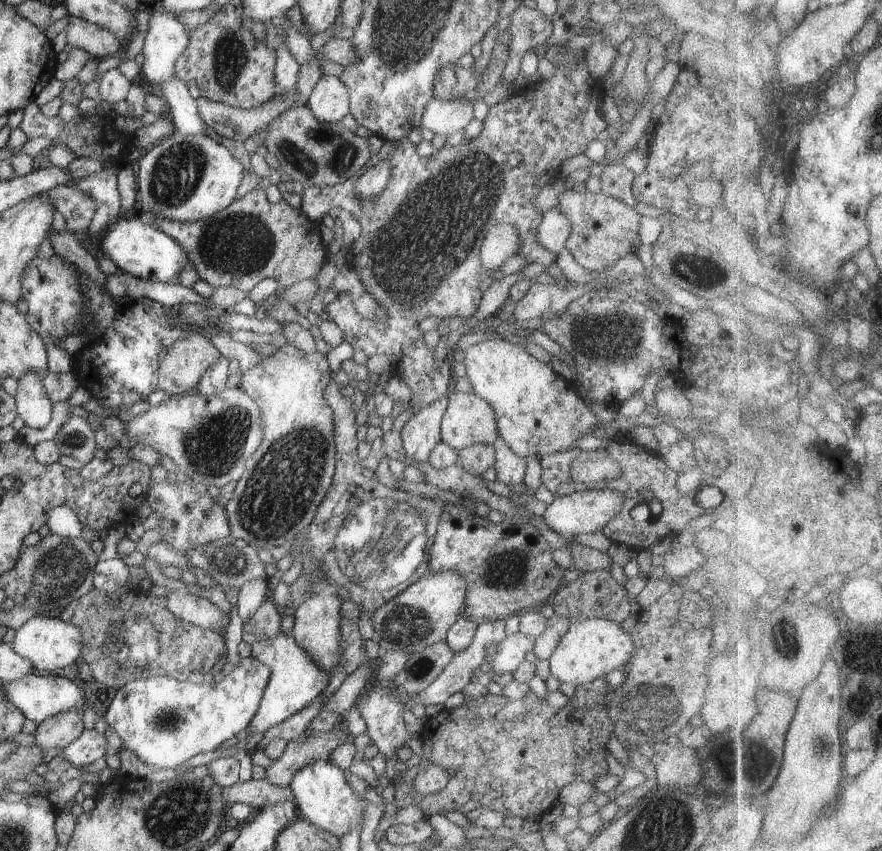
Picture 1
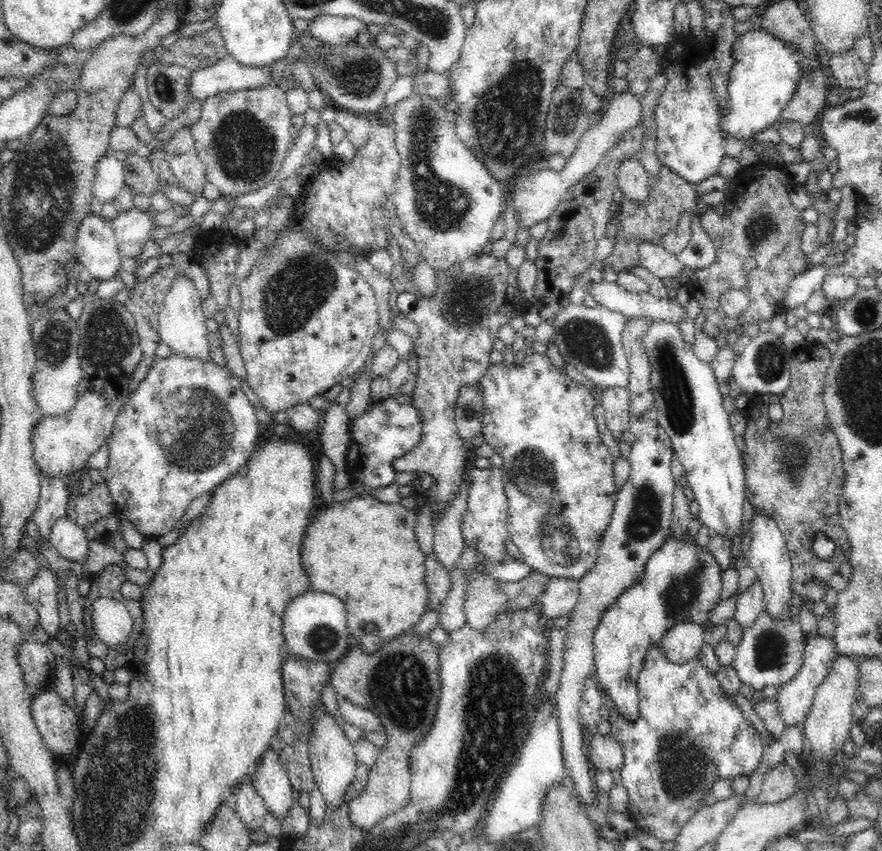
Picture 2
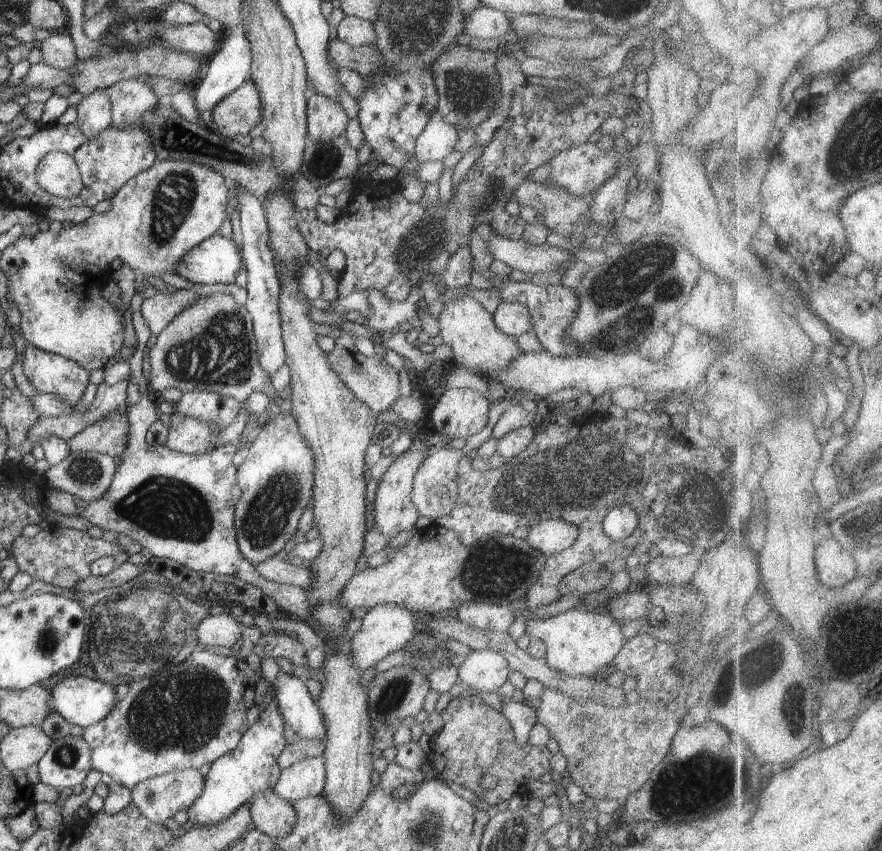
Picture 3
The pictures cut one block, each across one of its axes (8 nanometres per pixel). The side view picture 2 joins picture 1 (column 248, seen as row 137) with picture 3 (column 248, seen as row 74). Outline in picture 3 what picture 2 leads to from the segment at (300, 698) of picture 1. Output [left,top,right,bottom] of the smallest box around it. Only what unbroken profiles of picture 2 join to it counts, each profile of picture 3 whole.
[187,682,286,825]

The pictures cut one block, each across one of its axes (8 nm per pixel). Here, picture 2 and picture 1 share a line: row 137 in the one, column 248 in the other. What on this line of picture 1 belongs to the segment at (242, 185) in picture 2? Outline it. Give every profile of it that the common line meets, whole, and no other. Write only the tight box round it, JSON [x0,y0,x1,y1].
[153,188,327,293]

